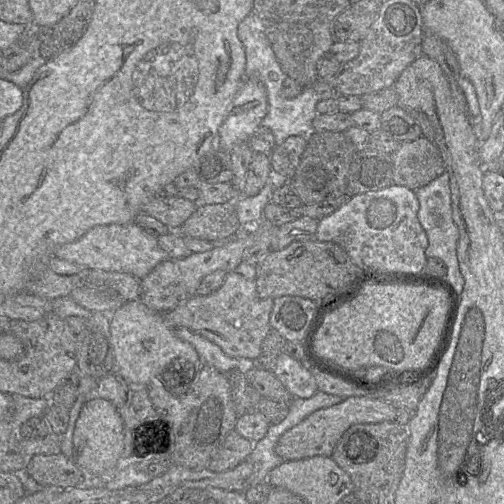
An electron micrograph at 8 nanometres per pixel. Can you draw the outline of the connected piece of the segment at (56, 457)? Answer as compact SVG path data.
M62 453L33 456L29 459L24 474L41 488L76 488L81 481L81 471Z

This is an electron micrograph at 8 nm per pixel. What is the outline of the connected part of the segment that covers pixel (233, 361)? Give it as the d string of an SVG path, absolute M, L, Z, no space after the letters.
M178 327L172 329L175 336L190 343L195 348L201 363L204 365L222 373L227 373L233 369L247 370L254 368L252 360L229 356L218 345L188 328Z

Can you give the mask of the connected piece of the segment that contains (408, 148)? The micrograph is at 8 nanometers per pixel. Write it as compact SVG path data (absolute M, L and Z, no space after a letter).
M424 136L414 141L402 142L391 158L394 185L413 191L425 187L445 171L440 150Z

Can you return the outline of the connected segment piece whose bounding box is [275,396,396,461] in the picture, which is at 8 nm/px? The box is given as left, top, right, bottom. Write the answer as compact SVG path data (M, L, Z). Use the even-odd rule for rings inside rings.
M356 396L344 399L331 407L319 409L287 430L277 441L275 452L284 461L300 460L315 456L331 457L343 434L356 424L395 422L396 409L378 398Z

